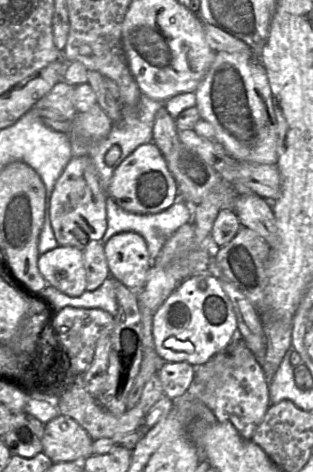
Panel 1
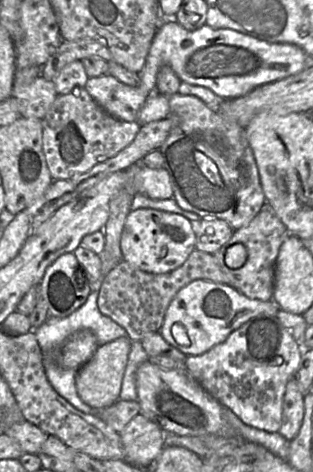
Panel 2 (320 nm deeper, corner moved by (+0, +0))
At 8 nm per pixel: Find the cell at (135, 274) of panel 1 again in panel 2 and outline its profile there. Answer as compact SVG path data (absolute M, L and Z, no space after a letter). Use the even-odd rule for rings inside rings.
M152 208L131 211L121 233L120 249L123 260L134 268L164 274L179 268L195 250L195 225L186 217Z

